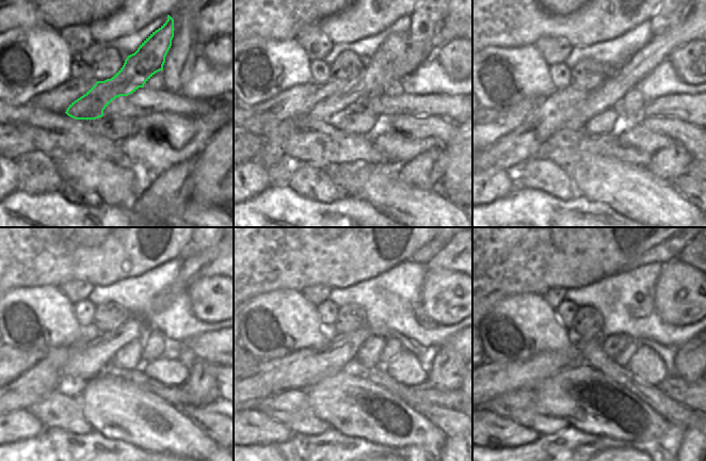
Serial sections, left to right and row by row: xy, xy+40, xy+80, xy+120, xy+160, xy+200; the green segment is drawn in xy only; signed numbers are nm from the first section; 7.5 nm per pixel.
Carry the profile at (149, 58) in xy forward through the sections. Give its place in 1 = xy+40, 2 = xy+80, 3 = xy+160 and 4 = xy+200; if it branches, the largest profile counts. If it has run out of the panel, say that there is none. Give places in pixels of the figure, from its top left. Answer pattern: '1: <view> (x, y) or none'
1: xy+40 (397, 58)
2: xy+80 (571, 108)
3: xy+160 (302, 368)
4: xy+200 (494, 379)

